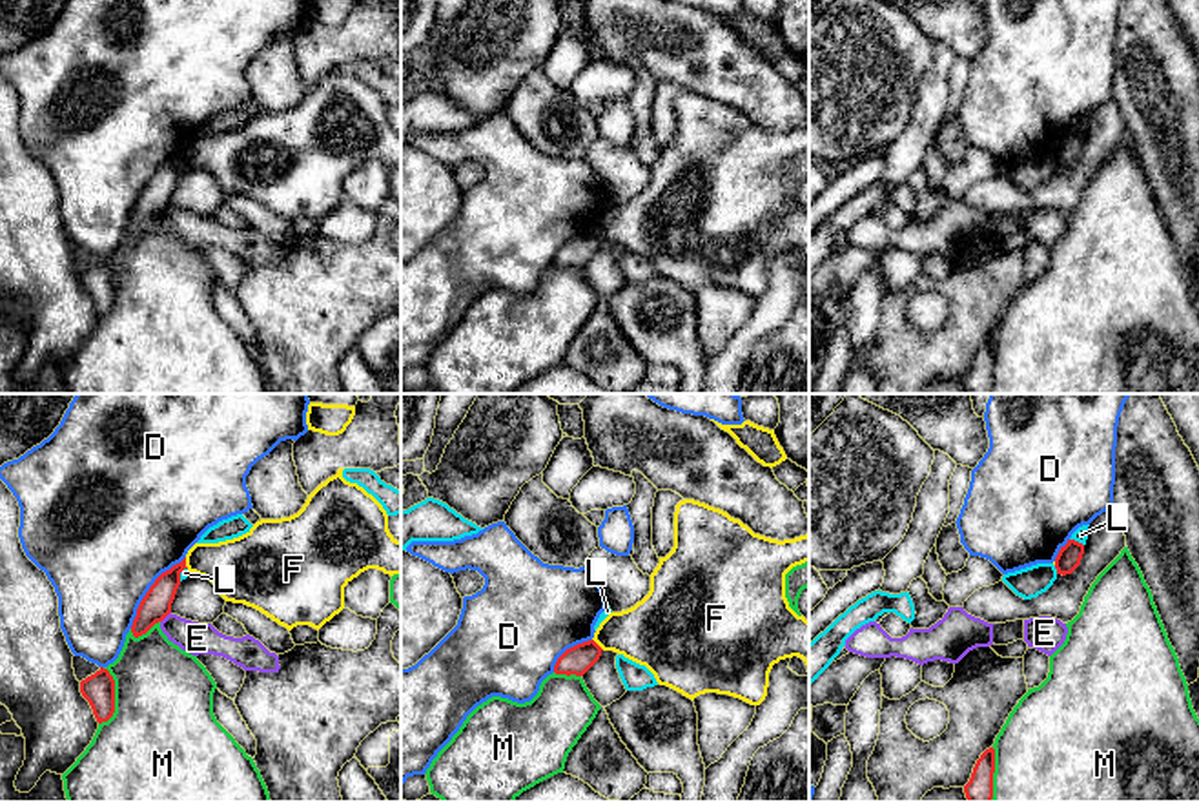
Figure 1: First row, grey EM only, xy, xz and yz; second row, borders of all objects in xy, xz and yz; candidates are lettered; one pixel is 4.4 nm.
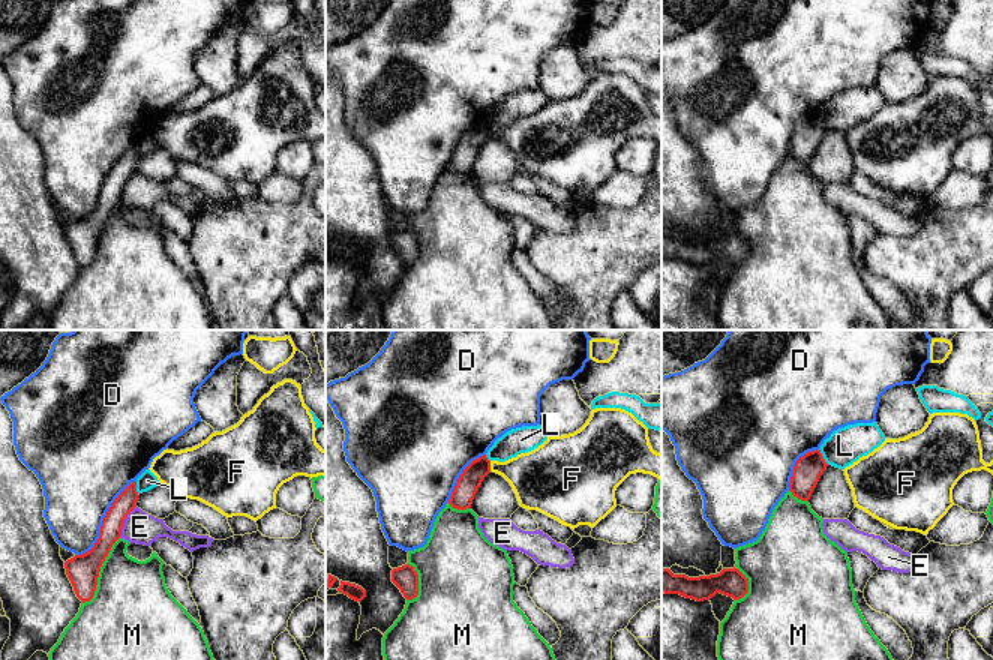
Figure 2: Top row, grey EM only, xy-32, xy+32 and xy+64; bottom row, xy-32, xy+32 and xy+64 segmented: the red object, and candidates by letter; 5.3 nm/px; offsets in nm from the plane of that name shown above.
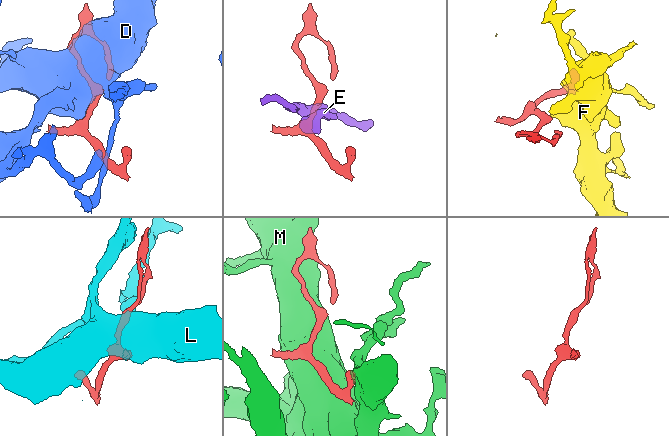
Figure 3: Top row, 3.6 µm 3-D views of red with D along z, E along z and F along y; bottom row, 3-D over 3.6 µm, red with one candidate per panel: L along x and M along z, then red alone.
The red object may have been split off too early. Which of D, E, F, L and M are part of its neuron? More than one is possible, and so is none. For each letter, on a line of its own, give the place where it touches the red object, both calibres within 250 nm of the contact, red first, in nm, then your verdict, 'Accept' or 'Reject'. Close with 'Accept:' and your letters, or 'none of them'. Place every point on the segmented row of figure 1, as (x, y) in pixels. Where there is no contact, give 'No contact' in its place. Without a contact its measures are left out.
D: Touches red at xy (150, 589). Thickness 140 nm (red) against 480 nm. Reject
E: Touches red at xy (166, 615). Thickness 140 nm (red) against 140 nm. Reject
F: Touches red at xz (596, 644). Thickness 130 nm (red) against 280 nm. Reject
L: Touches red at yz (1077, 542). Thickness 110 nm (red) against 60 nm. Reject
M: Touches red at xy (113, 697). Thickness 140 nm (red) against 440 nm. Reject
Accept: none of them

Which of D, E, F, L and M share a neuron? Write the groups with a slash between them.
D / E / F / L / M

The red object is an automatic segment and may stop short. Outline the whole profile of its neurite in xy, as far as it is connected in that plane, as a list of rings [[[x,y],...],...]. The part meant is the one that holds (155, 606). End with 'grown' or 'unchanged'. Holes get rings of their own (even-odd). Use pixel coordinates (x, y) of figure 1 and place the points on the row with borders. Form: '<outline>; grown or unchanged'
[[[186,558],[169,571],[162,572],[149,587],[131,625],[135,638],[146,634],[155,623],[162,622],[171,612],[171,603],[180,585],[180,572],[184,569],[188,569]]]; unchanged

